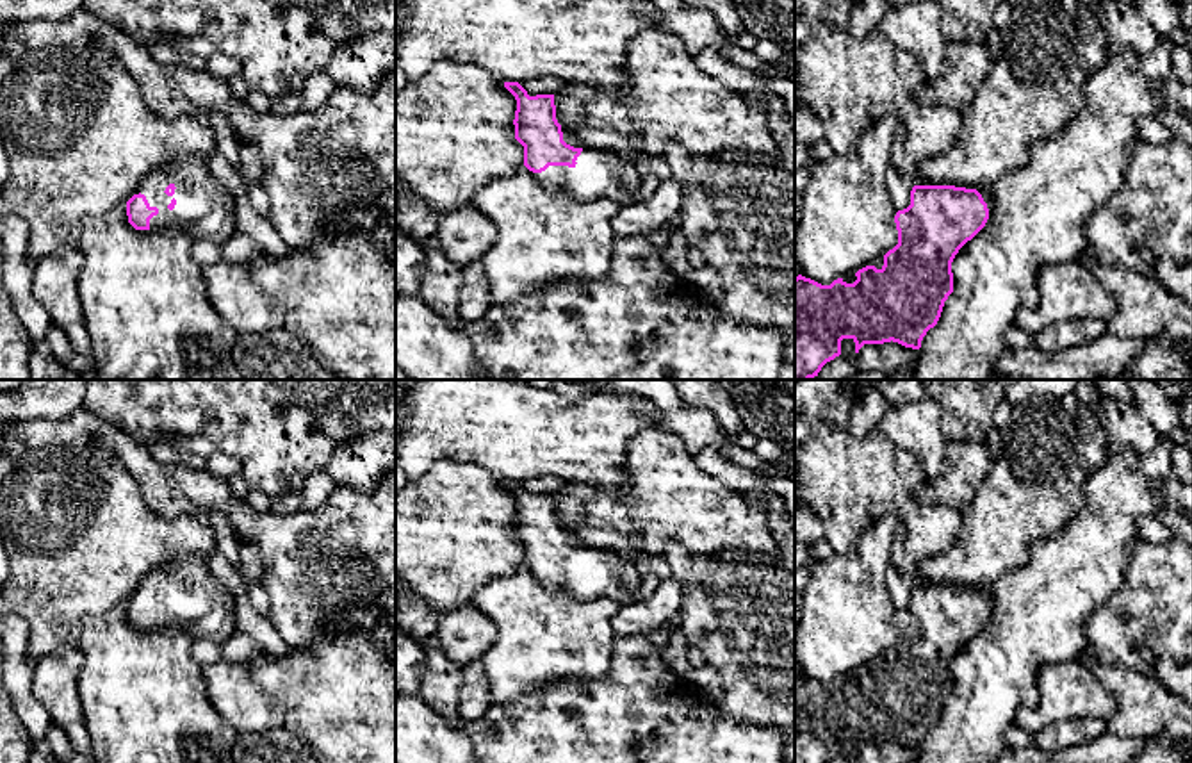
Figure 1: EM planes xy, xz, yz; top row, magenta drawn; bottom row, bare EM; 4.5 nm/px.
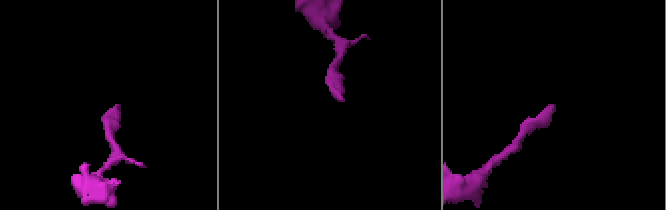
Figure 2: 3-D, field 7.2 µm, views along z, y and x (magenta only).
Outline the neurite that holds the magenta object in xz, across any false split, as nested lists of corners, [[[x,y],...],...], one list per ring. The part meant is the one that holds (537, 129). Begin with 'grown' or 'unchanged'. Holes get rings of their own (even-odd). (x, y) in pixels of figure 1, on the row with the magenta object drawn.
grown; [[[504,82],[515,96],[515,139],[524,146],[524,166],[551,191],[567,191],[576,200],[609,198],[620,207],[634,201],[641,176],[618,155],[608,150],[592,150],[567,132],[556,119],[554,94],[529,96],[518,82]]]

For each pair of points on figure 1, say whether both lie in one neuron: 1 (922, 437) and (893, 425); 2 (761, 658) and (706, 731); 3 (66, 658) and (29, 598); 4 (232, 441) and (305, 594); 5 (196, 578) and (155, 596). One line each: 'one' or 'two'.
1: one
2: two
3: two
4: two
5: one

